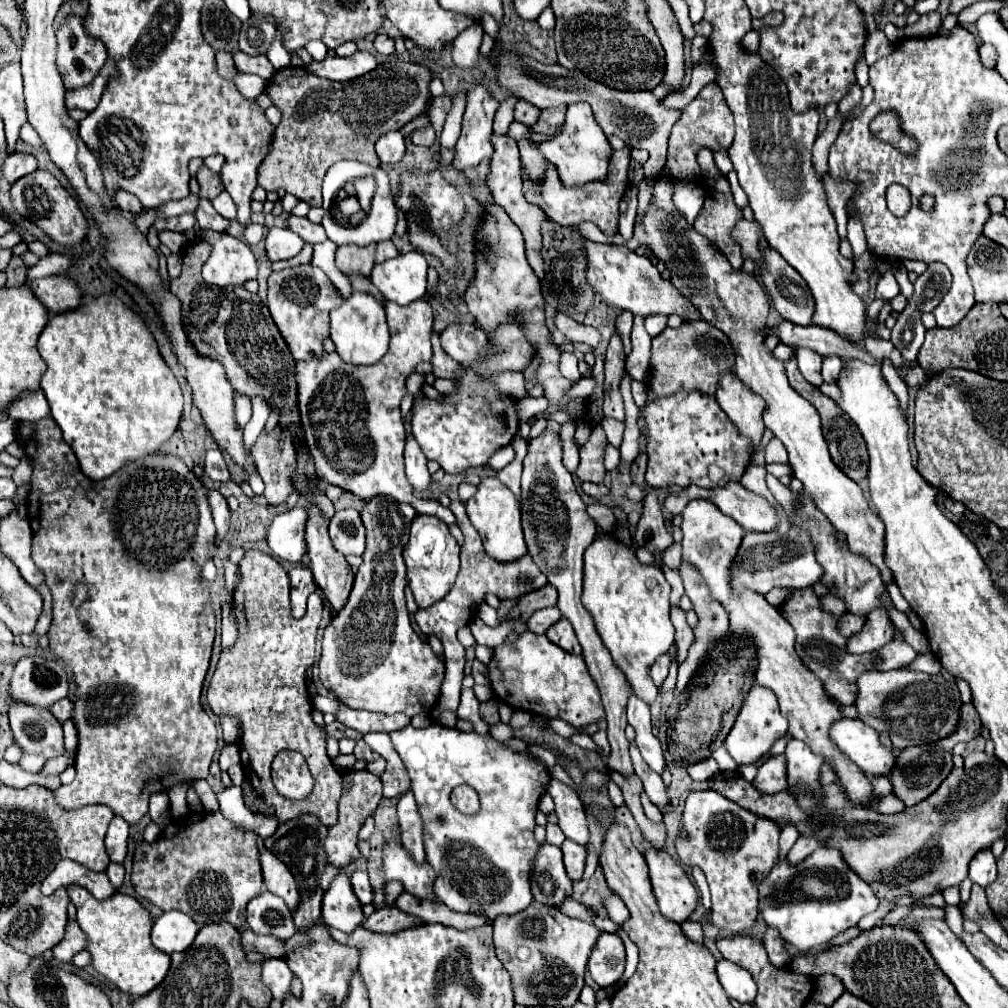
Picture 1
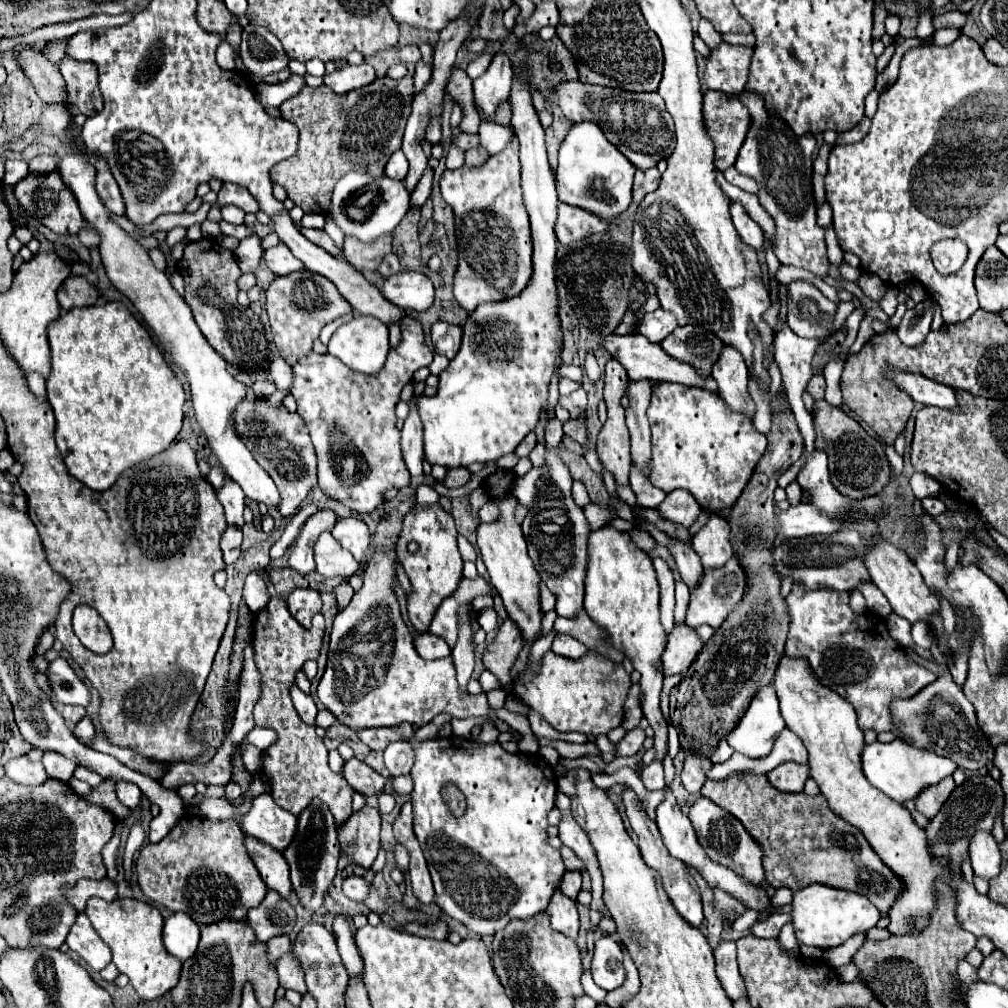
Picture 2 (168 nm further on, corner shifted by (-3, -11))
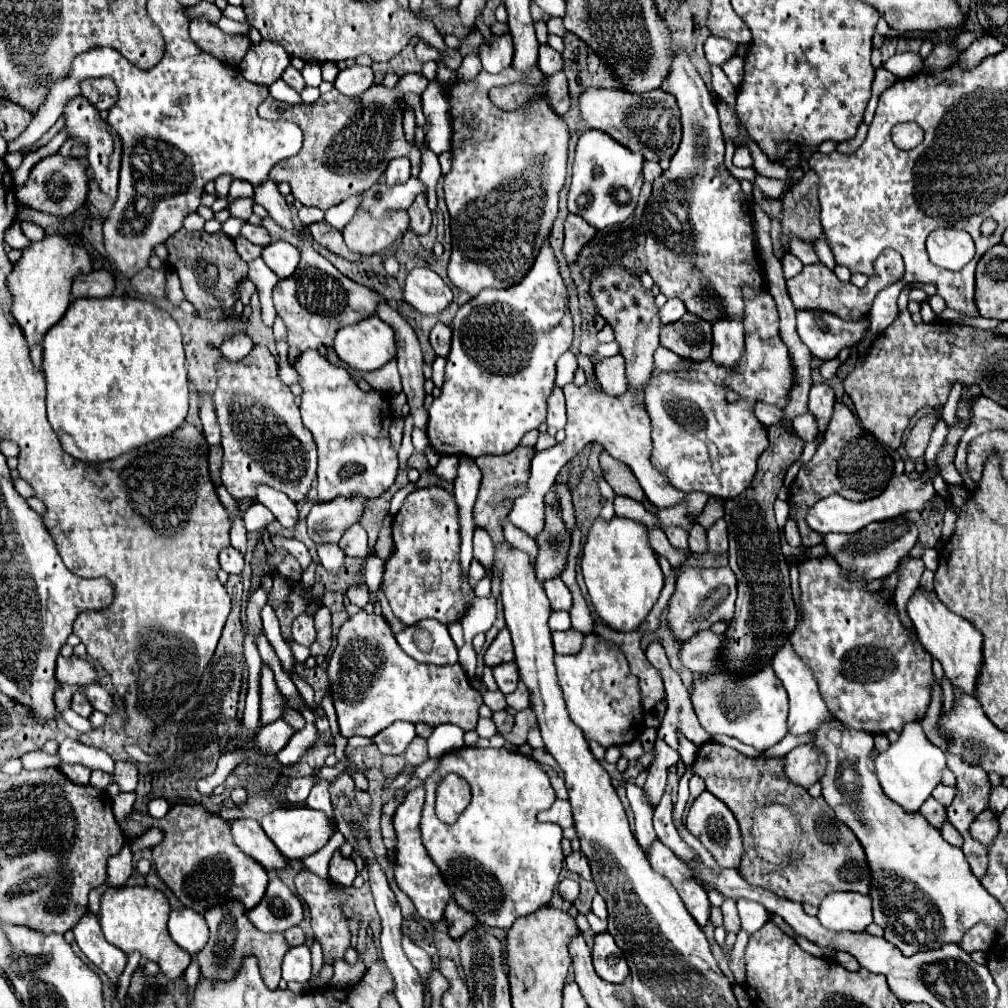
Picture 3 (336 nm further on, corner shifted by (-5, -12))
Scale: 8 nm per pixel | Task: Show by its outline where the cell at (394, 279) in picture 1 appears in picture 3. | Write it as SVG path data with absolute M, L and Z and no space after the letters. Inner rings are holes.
M414 268L406 276L404 300L422 314L440 314L452 302L452 290L430 268Z

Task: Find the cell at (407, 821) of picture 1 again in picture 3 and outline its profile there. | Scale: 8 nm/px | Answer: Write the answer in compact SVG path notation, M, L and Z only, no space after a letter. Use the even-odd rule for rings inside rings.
M418 786L406 794L406 800L398 806L394 814L394 828L398 834L398 848L396 848L396 884L398 888L414 902L416 912L426 918L428 922L438 922L444 914L444 908L450 900L450 890L440 874L440 870L430 860L422 838L420 838L420 812L424 804L424 786Z

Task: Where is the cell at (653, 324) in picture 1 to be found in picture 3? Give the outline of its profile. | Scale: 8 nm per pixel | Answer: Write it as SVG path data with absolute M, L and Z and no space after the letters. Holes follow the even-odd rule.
M670 298L662 308L660 308L660 324L672 324L676 320L680 320L686 314L686 306L678 300L678 298Z

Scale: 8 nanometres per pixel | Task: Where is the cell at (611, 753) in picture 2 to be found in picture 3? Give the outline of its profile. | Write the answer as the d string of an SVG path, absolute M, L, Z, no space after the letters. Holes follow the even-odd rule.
M632 742L632 744L622 744L620 746L620 756L628 758L630 762L636 760L636 758L640 758L642 754L644 754L644 750L642 750L642 744L640 742Z

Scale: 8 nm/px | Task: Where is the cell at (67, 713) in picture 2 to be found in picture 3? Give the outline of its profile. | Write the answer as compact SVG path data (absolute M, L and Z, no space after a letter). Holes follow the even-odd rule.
M76 692L74 696L72 696L72 706L70 706L76 714L80 714L80 716L84 716L84 718L90 718L90 714L92 714L92 706L90 706L90 702L84 698L84 694L80 694L80 692Z

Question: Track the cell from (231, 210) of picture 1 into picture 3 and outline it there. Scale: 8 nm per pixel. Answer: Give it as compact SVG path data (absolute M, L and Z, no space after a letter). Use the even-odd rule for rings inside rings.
M240 198L240 200L232 202L232 204L228 206L228 210L230 210L230 216L232 216L232 218L248 220L250 214L252 214L252 206L254 206L252 200L248 200L248 198Z

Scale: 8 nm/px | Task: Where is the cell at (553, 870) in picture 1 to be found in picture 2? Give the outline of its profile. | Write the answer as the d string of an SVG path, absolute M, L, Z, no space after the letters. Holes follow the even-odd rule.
M558 889L554 893L554 897L548 903L548 915L552 917L552 927L570 937L576 939L578 937L578 929L580 929L580 921L578 921L578 911L576 911L576 901L572 901L570 897L562 895L562 891Z

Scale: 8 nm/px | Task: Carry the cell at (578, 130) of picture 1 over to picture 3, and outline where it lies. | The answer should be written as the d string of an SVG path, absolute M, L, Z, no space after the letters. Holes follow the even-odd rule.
M586 130L580 134L572 164L572 184L568 192L568 210L572 214L582 216L588 224L592 224L596 230L608 228L612 224L624 222L636 206L640 186L642 186L642 162L644 158L640 152L630 152L622 144L616 144L608 134L600 130ZM624 188L630 194L630 200L626 204L620 204L616 198L616 192Z

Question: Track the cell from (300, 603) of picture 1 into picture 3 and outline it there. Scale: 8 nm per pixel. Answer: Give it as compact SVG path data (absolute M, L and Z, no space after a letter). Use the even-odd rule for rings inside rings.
M302 612L294 622L292 622L292 636L298 644L310 646L316 638L316 630L314 630L314 616L308 612Z

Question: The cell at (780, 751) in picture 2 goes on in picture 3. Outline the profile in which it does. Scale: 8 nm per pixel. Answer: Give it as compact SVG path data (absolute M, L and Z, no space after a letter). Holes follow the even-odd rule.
M790 642L784 644L784 648L780 652L776 652L774 660L772 660L772 668L776 672L776 676L782 680L788 696L790 696L790 716L788 716L788 732L794 734L794 736L802 736L802 734L808 734L810 730L818 728L822 722L828 721L828 718L832 716L818 692L818 686L816 686L816 680L810 672L810 668L794 654Z

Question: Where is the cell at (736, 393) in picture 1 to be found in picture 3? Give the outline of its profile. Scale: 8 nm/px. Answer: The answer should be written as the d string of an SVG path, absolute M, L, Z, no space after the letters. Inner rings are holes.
M722 320L714 324L714 348L712 360L724 368L736 370L744 356L744 328L736 320Z

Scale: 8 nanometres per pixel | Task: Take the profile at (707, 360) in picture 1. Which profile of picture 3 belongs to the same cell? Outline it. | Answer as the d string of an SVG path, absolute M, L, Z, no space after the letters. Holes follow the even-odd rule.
M684 314L678 322L662 328L660 344L686 360L706 360L712 350L712 326L698 316Z

